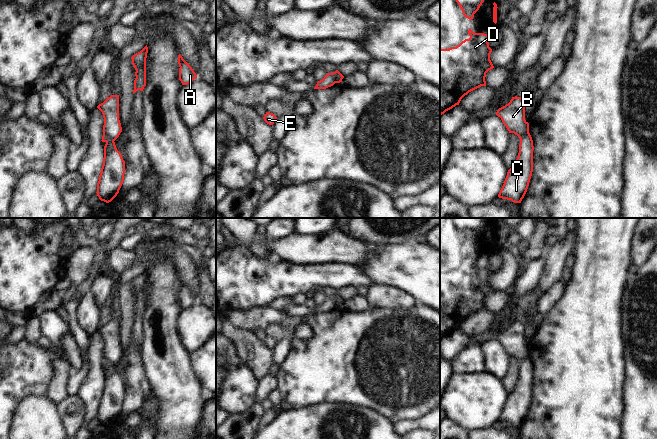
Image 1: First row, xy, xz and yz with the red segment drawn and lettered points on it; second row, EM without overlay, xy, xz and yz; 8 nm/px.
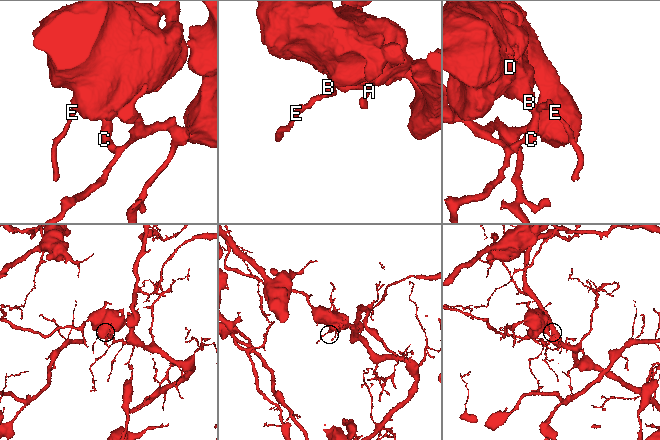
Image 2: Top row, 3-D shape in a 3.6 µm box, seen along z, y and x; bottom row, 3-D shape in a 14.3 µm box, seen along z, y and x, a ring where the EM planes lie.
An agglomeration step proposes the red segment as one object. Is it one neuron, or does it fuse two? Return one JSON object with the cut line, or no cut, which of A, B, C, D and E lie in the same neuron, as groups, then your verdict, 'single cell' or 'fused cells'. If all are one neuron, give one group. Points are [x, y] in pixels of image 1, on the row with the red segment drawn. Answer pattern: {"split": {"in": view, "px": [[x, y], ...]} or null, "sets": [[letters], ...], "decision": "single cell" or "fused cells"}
{"split": {"in": "xy", "px": [[103, 133], [113, 141]]}, "sets": [["A", "B", "D"], ["C", "E"]], "decision": "fused cells"}

